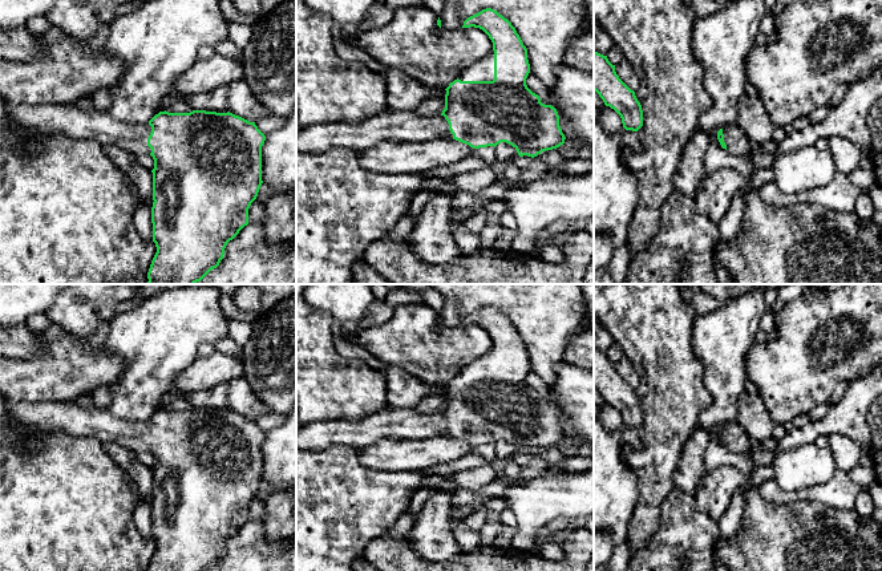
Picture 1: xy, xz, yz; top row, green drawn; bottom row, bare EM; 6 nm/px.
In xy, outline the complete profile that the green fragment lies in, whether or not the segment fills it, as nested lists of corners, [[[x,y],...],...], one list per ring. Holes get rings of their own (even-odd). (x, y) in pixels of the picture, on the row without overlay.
[[[20,401],[11,406],[13,440],[29,436],[65,433],[72,437],[93,437],[102,444],[116,442],[129,451],[149,451],[154,457],[153,470],[153,539],[157,550],[147,571],[209,571],[223,556],[224,546],[248,522],[248,506],[256,497],[262,478],[262,444],[266,433],[255,420],[230,409],[193,408],[190,410],[159,409],[147,421],[126,422],[108,409],[81,408],[70,402]]]

